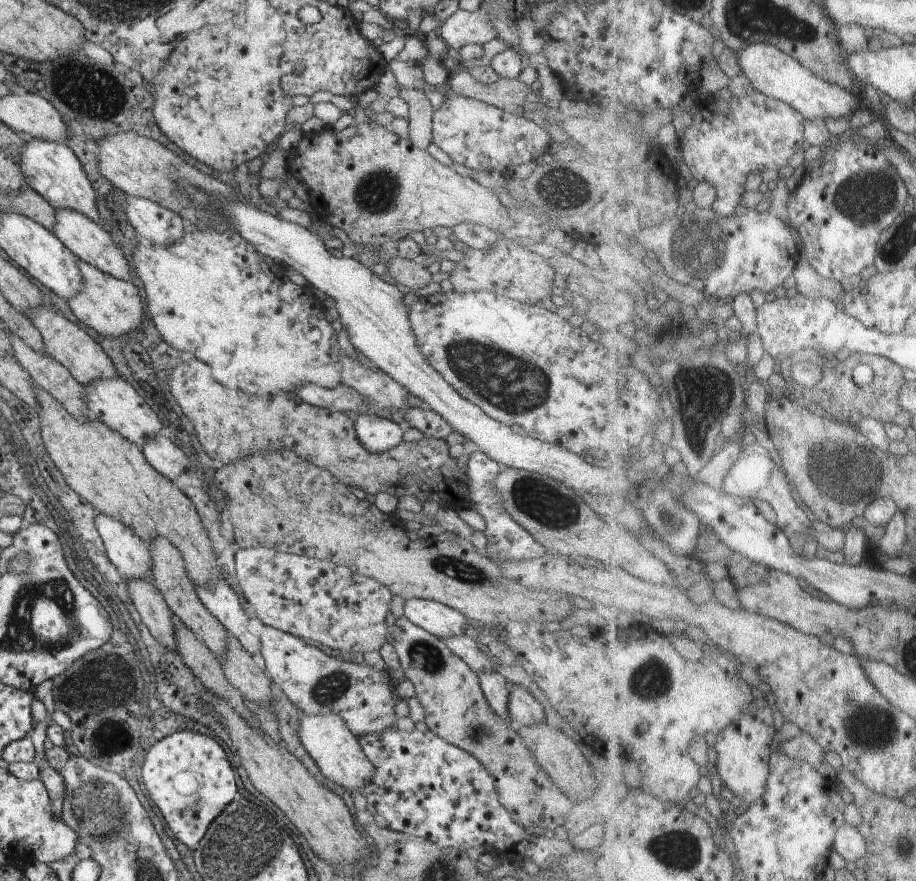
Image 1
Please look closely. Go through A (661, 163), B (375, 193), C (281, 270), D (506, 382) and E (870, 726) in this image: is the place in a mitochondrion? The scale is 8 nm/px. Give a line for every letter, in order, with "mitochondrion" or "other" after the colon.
A: other
B: mitochondrion
C: other
D: mitochondrion
E: mitochondrion

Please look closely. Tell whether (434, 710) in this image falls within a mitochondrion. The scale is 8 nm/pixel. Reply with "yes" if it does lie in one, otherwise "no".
no

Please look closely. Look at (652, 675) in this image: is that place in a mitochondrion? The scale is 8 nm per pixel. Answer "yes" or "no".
yes

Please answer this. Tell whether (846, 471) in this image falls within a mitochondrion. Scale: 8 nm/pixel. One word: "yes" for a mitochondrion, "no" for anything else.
yes

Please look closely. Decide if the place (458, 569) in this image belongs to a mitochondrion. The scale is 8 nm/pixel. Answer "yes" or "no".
yes

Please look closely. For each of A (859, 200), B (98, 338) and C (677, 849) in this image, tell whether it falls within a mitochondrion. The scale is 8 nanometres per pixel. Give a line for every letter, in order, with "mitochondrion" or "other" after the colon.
A: mitochondrion
B: other
C: mitochondrion

